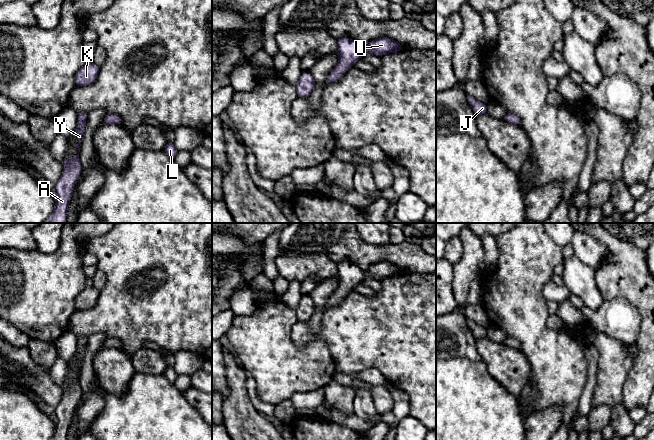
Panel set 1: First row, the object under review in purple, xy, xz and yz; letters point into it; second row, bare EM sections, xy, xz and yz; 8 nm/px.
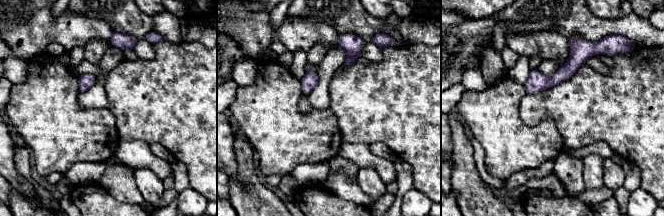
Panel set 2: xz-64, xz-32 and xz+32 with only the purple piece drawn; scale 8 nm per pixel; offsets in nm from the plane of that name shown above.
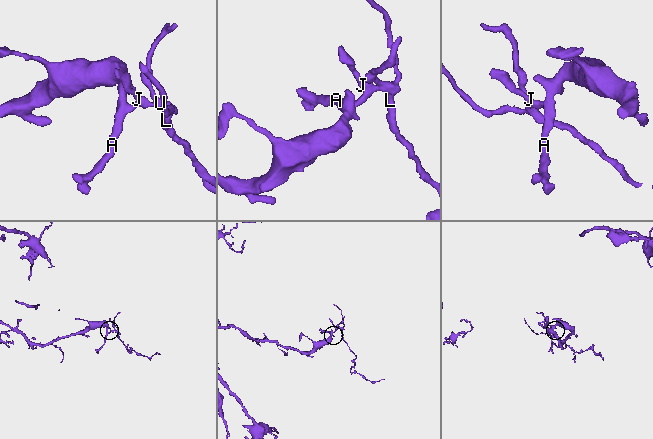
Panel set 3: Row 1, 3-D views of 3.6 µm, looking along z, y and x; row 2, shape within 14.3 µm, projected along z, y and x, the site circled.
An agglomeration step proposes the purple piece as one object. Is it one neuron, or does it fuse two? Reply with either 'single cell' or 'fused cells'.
single cell

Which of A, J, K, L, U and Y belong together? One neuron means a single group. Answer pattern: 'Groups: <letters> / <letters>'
Groups: A J K L U Y

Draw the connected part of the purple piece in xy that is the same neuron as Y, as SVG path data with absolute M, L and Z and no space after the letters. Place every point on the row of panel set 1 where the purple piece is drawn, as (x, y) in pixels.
M86 112L78 113L78 124L75 130L77 132L77 138L79 140L78 144L76 145L76 147L79 149L79 152L80 152L80 147L81 147L81 138L85 129L86 120L87 120Z

